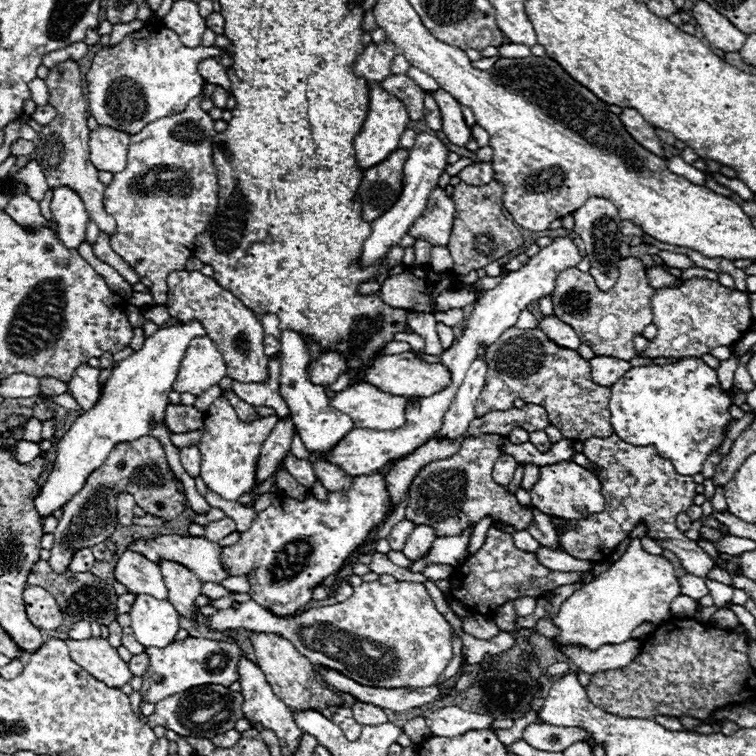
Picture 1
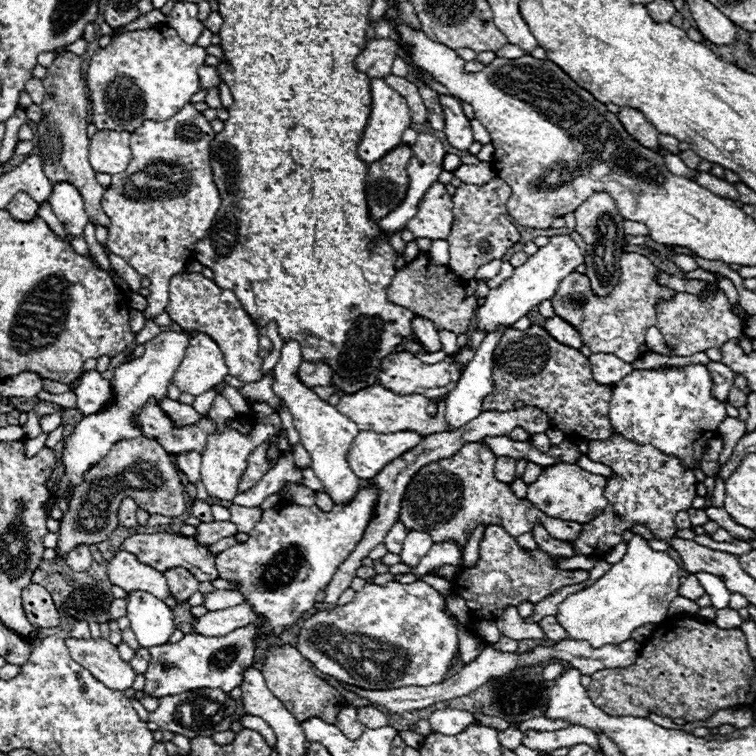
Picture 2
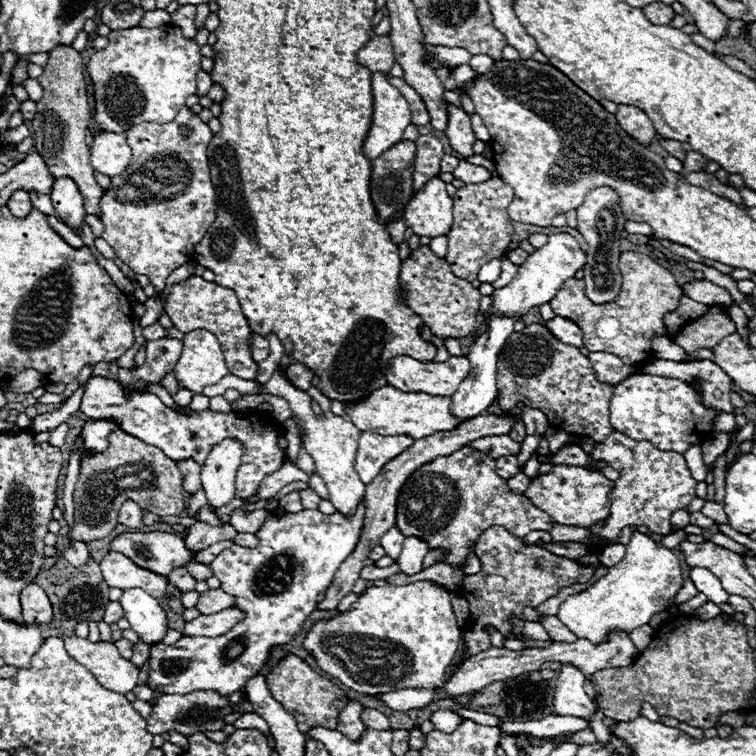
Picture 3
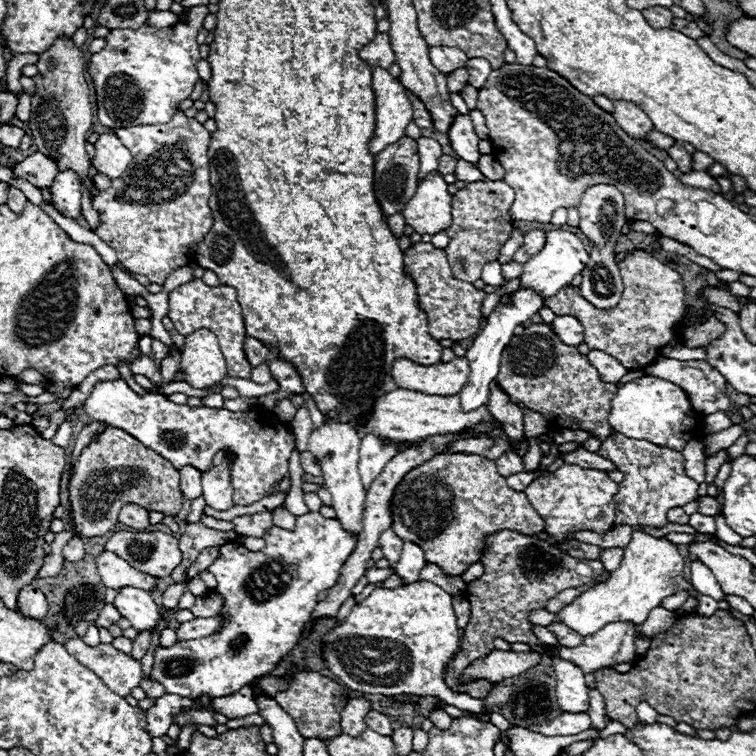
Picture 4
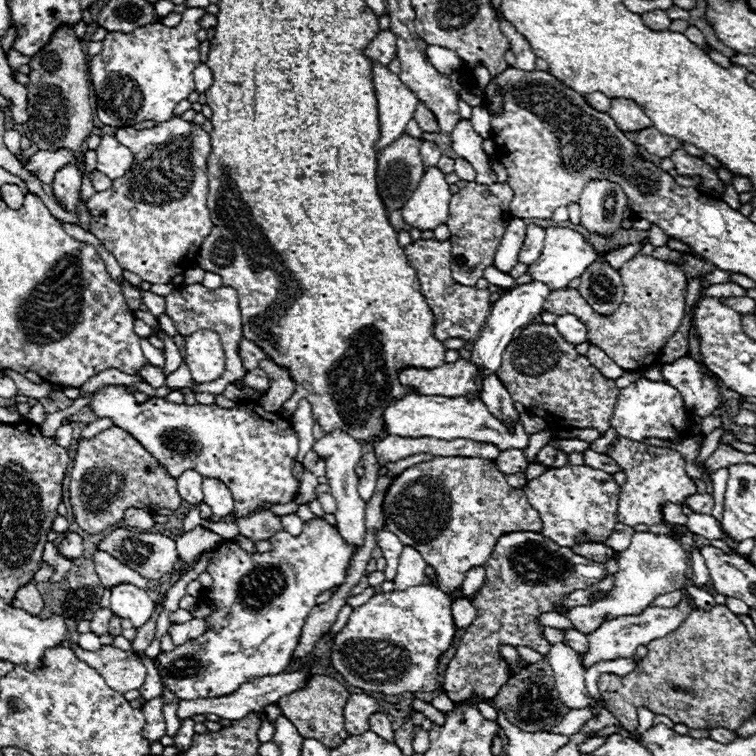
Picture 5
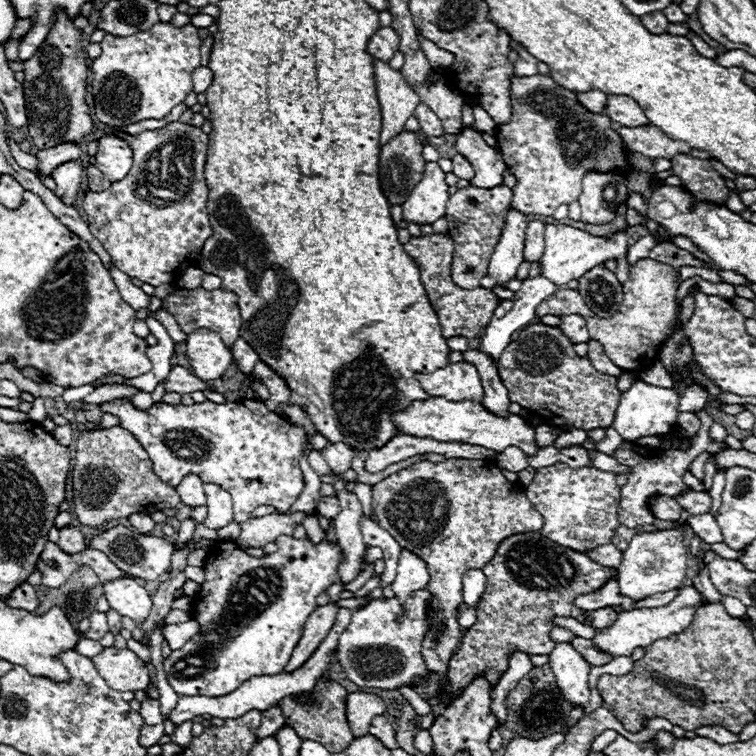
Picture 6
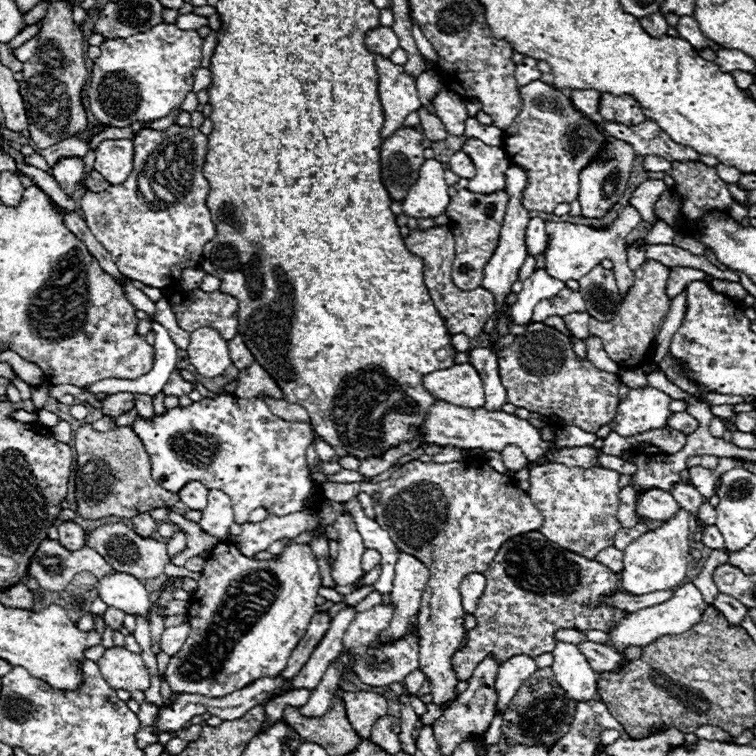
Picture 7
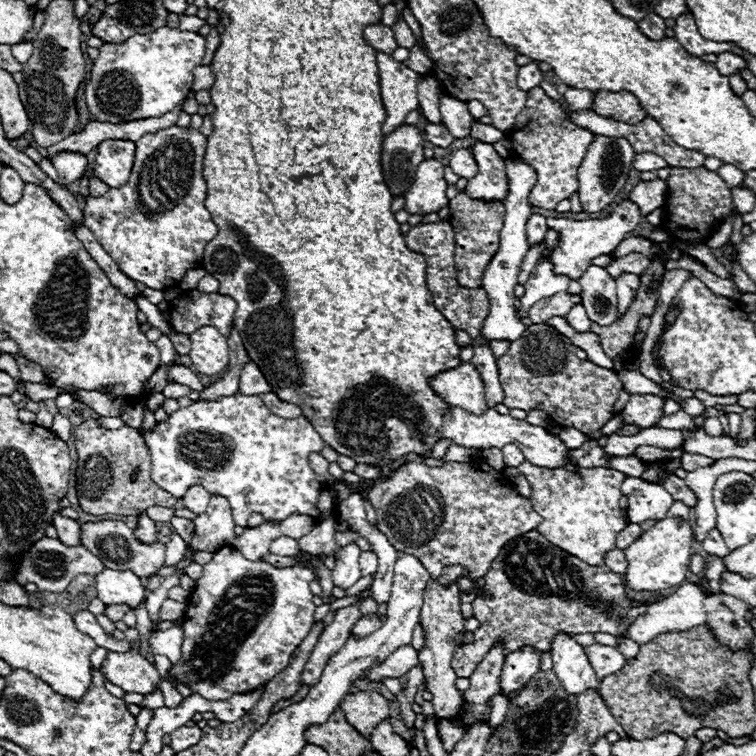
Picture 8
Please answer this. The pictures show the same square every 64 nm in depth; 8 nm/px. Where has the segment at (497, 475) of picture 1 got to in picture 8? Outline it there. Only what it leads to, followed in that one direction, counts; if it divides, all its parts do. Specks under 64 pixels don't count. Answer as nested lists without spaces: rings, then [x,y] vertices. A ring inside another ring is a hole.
[[[506,444],[502,448],[502,456],[504,456],[504,464],[510,468],[516,468],[518,464],[522,464],[526,458],[522,454],[522,450],[516,444]]]

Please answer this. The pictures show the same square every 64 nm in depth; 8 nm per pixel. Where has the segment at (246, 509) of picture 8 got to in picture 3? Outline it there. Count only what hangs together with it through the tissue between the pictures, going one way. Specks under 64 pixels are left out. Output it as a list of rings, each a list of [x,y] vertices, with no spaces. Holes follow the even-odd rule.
[[[90,378],[82,406],[82,414],[86,414],[90,420],[114,420],[122,430],[128,434],[144,440],[150,446],[160,448],[170,460],[176,464],[182,460],[196,460],[200,466],[204,466],[204,460],[208,458],[210,450],[220,444],[226,438],[234,438],[242,444],[242,464],[236,472],[236,498],[248,500],[252,498],[262,480],[276,472],[284,460],[286,460],[286,448],[288,440],[284,438],[282,426],[266,412],[212,412],[212,410],[202,410],[202,412],[192,412],[188,416],[168,408],[166,404],[160,402],[156,394],[126,394],[124,386],[118,380],[108,380],[108,378]]]

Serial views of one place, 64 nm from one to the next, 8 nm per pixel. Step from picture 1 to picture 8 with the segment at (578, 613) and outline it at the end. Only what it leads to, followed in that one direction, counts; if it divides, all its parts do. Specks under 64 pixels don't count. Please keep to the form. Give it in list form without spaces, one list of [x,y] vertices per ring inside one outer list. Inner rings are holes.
[[[676,500],[670,506],[666,518],[658,520],[650,530],[642,532],[642,536],[624,550],[626,560],[628,560],[628,570],[624,574],[624,580],[628,588],[636,592],[638,590],[666,590],[666,588],[678,586],[686,578],[690,556],[692,556],[692,538],[694,538],[690,516],[692,516],[692,510],[686,504]]]

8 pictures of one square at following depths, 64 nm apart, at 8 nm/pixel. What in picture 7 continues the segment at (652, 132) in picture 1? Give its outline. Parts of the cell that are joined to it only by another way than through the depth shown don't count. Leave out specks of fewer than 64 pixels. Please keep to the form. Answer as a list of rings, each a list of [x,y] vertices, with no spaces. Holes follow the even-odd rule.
[[[608,92],[600,94],[600,106],[598,112],[604,120],[612,120],[612,122],[620,122],[620,124],[628,124],[628,126],[636,126],[640,122],[646,122],[648,118],[644,116],[640,104],[628,96],[614,96]]]

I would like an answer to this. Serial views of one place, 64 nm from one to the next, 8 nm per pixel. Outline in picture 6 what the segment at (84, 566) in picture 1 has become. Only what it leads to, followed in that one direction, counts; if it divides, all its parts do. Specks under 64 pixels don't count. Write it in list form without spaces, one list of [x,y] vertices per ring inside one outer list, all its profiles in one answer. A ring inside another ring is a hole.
[[[64,526],[60,528],[60,540],[58,540],[58,546],[64,550],[64,552],[82,552],[86,548],[86,540],[84,540],[84,534],[76,528],[76,526]]]

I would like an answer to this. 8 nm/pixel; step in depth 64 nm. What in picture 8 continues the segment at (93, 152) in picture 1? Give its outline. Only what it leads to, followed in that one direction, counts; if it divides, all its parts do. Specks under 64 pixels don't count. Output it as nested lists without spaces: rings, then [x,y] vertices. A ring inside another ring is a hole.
[[[106,140],[98,146],[92,172],[110,188],[120,188],[128,182],[134,164],[136,144],[126,140]]]

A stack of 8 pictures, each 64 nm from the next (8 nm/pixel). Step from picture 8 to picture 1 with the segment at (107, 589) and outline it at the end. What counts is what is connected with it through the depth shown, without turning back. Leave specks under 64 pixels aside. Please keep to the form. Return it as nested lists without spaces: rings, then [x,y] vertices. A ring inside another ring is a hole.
[[[138,594],[130,608],[130,628],[144,648],[164,648],[174,642],[178,626],[178,612],[168,600],[156,600],[148,594]]]

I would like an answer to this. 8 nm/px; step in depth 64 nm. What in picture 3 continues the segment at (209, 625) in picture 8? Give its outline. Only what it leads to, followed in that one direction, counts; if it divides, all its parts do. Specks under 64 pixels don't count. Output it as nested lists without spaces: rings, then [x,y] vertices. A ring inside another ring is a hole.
[[[364,502],[352,520],[346,520],[340,512],[326,516],[318,510],[302,510],[298,514],[286,514],[282,520],[268,516],[264,526],[256,534],[260,538],[258,548],[244,548],[232,544],[230,548],[222,550],[222,554],[216,556],[210,568],[214,576],[220,580],[220,590],[234,596],[236,602],[234,606],[244,612],[244,618],[222,636],[180,638],[172,646],[166,646],[162,642],[154,644],[150,648],[148,686],[160,688],[162,694],[190,694],[196,690],[214,690],[222,696],[230,696],[232,692],[242,690],[246,682],[268,664],[268,656],[274,646],[286,646],[298,636],[304,620],[314,612],[318,604],[318,594],[332,584],[340,564],[354,552],[360,538],[362,522],[364,522]]]

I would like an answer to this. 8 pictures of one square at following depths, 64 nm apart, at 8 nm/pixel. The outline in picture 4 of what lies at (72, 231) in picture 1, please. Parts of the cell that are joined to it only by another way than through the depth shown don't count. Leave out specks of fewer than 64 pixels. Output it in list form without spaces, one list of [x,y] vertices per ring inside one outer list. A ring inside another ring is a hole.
[[[74,170],[58,172],[54,178],[54,184],[50,186],[52,202],[58,212],[62,212],[68,218],[78,218],[80,216],[80,180]]]

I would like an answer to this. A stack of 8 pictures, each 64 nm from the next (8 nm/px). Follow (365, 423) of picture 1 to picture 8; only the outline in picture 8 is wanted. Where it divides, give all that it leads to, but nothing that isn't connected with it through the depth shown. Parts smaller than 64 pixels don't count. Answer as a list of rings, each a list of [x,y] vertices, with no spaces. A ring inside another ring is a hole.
[[[452,406],[450,414],[446,416],[446,424],[442,428],[444,438],[450,438],[454,444],[464,446],[464,448],[502,448],[506,444],[516,444],[528,462],[542,466],[542,468],[566,468],[568,464],[568,448],[562,444],[562,440],[556,434],[550,434],[542,426],[532,426],[526,420],[516,420],[508,414],[498,414],[496,410],[488,410],[482,416],[470,414],[462,408]]]

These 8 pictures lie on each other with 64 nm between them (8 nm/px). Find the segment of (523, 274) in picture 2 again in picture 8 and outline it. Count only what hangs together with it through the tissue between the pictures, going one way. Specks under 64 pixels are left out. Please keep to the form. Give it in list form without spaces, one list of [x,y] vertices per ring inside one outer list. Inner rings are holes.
[[[622,200],[608,216],[594,218],[594,220],[572,220],[572,218],[548,218],[548,228],[554,228],[560,232],[560,240],[556,244],[556,250],[552,254],[552,260],[556,264],[558,274],[568,274],[572,280],[578,280],[590,266],[590,260],[612,252],[628,232],[632,232],[638,222],[642,220],[640,208],[632,200]],[[622,274],[618,278],[618,292],[620,292],[620,304],[618,304],[618,318],[624,316],[638,292],[640,278],[636,274]]]

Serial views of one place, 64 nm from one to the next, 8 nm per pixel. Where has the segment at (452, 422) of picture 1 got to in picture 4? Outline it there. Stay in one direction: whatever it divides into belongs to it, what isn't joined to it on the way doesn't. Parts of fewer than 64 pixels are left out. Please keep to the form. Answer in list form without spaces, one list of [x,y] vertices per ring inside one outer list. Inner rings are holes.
[[[526,288],[526,290],[512,292],[510,304],[498,304],[498,306],[492,310],[492,314],[486,318],[484,326],[480,328],[478,336],[474,338],[472,348],[466,352],[466,358],[470,360],[470,366],[472,366],[472,374],[470,374],[468,386],[462,388],[462,392],[460,392],[460,400],[462,400],[464,410],[474,410],[474,408],[478,408],[480,404],[486,404],[486,402],[488,402],[490,382],[492,382],[492,380],[496,378],[496,374],[498,374],[502,352],[504,352],[506,344],[512,340],[514,328],[520,326],[520,324],[524,324],[524,322],[528,322],[534,314],[540,312],[542,306],[544,306],[544,298],[542,298],[540,294],[536,294],[532,288]]]

